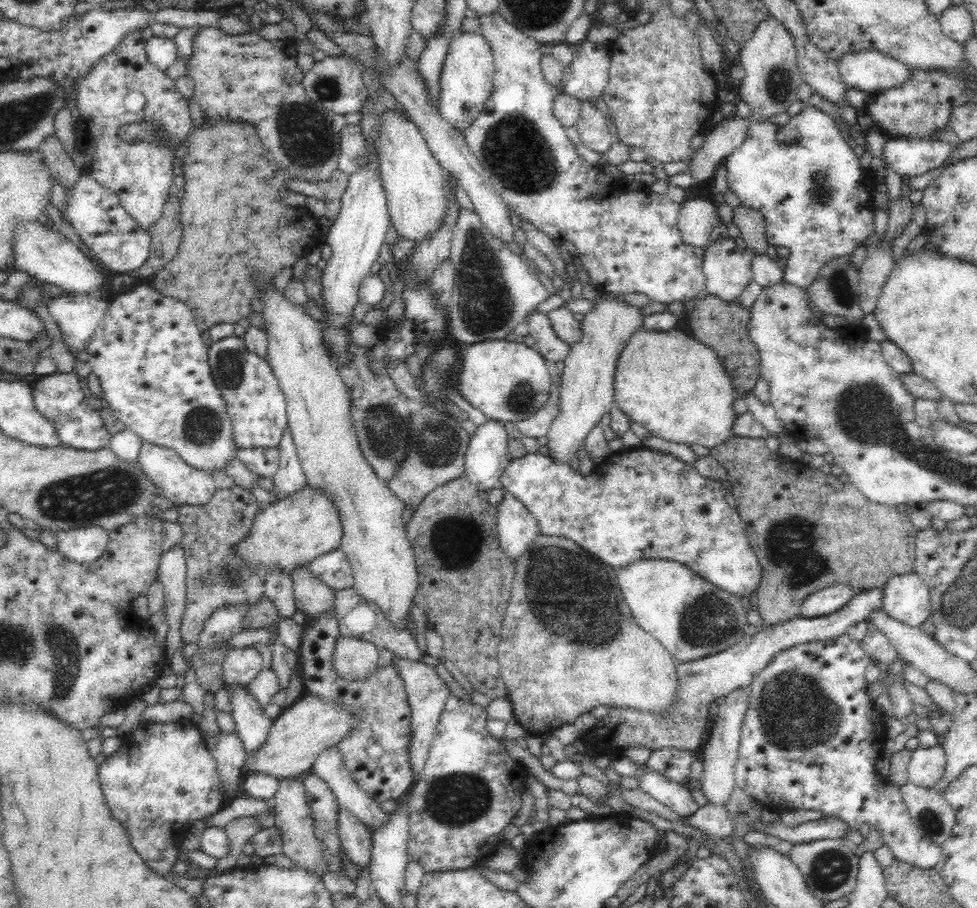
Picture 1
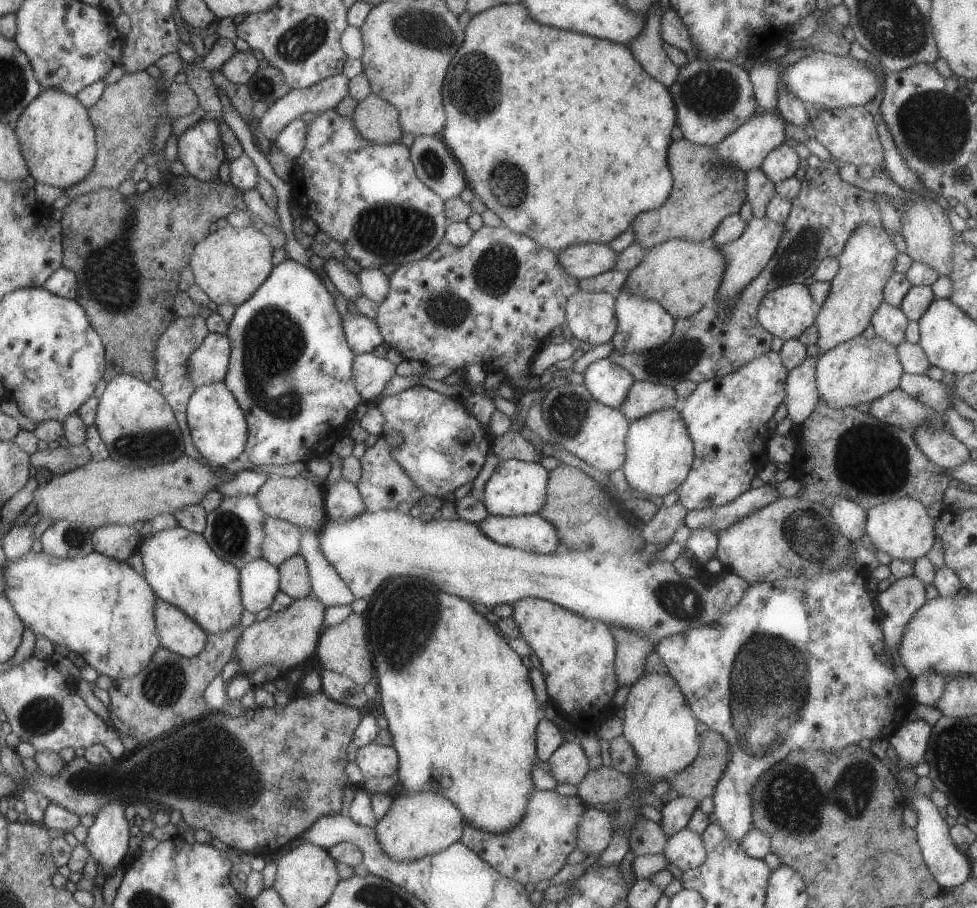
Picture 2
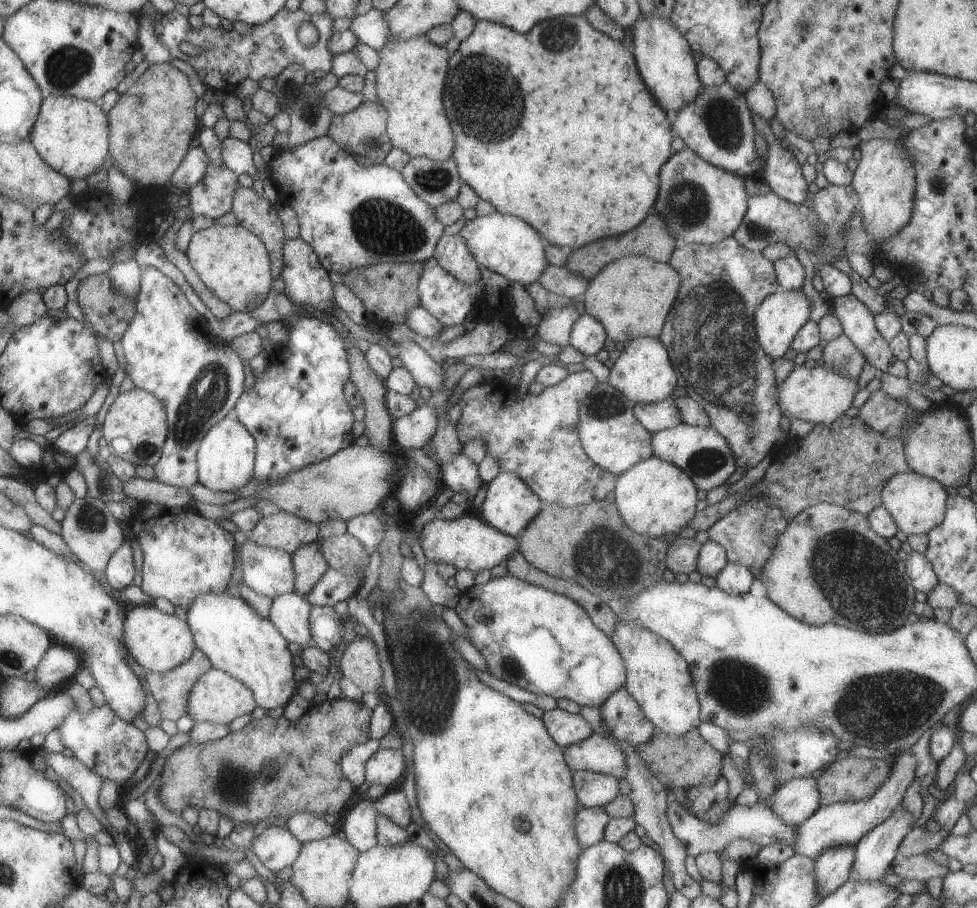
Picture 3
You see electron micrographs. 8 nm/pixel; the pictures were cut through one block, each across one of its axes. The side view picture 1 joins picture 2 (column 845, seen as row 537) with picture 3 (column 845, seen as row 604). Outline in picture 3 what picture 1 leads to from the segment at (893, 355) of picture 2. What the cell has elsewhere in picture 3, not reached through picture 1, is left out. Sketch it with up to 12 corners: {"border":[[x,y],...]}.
{"border":[[794,366],[779,383],[787,419],[829,425],[857,380],[833,367]]}

